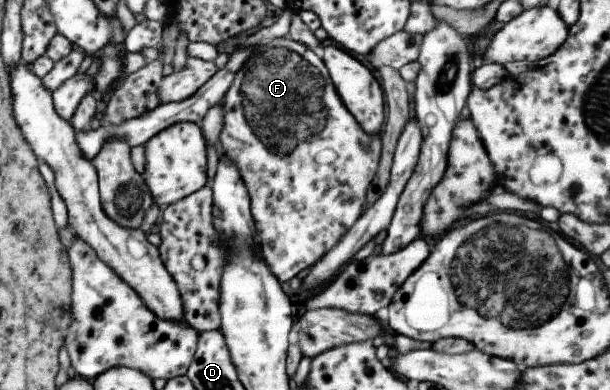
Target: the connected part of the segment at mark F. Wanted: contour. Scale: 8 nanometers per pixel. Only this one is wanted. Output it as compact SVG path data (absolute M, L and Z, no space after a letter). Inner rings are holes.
M290 37L266 40L253 47L252 55L245 65L238 71L231 87L223 97L224 103L224 126L220 133L221 145L225 157L229 158L239 169L243 181L249 190L252 218L257 229L257 237L261 257L269 266L271 273L282 283L299 275L303 269L311 267L321 259L338 241L351 229L351 226L361 217L364 212L365 196L367 187L378 170L378 163L382 152L382 139L380 134L369 135L351 115L343 100L337 93L335 84L330 78L328 69L310 47L292 40Z

